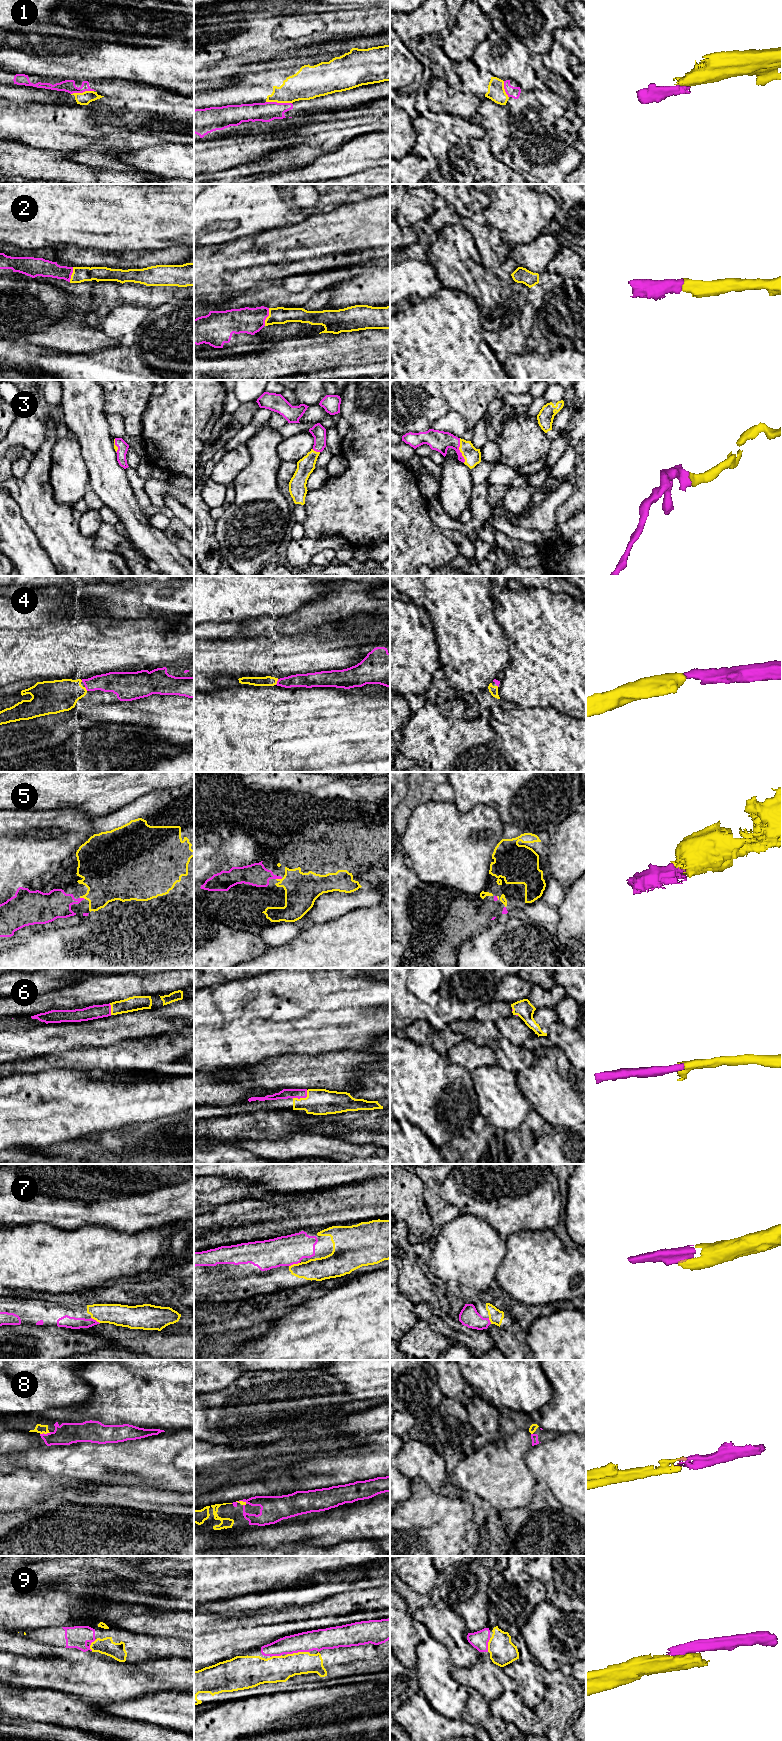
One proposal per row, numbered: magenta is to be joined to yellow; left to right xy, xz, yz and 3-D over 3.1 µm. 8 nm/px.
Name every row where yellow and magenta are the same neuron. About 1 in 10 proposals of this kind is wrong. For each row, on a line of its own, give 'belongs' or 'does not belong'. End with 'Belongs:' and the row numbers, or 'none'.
1: does not belong
2: belongs
3: belongs
4: belongs
5: belongs
6: belongs
7: belongs
8: belongs
9: belongs
Belongs: 2, 3, 4, 5, 6, 7, 8, 9

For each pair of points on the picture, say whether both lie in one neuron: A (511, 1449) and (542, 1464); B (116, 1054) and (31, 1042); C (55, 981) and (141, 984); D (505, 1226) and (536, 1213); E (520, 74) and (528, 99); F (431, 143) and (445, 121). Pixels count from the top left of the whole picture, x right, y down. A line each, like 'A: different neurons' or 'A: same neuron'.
A: different neurons
B: different neurons
C: different neurons
D: same neuron
E: different neurons
F: same neuron

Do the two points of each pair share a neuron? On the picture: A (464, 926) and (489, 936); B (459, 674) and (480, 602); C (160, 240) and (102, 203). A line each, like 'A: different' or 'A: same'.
A: different
B: same
C: same

